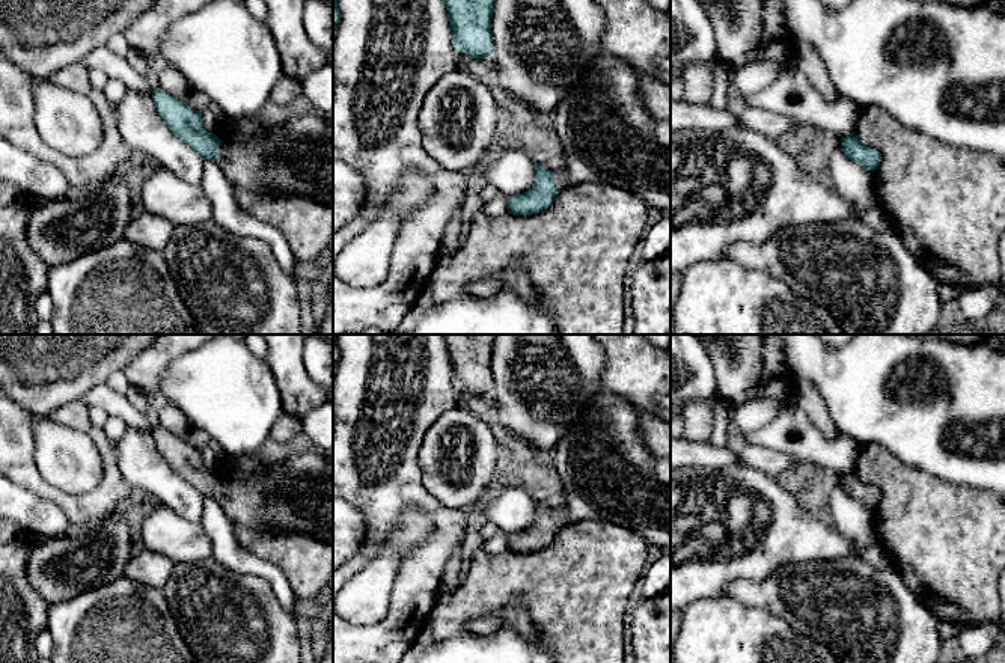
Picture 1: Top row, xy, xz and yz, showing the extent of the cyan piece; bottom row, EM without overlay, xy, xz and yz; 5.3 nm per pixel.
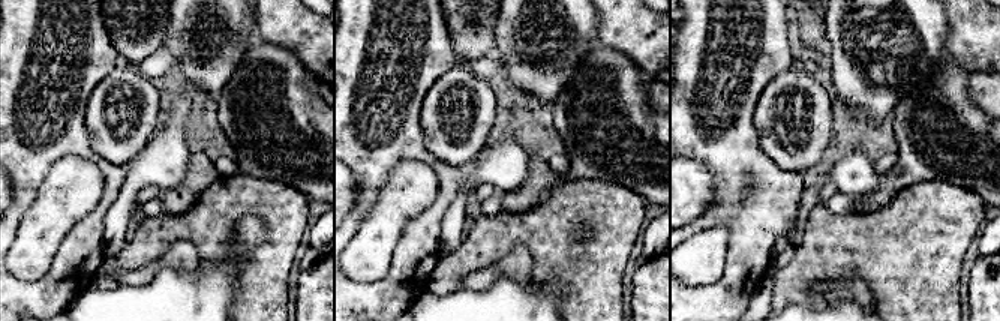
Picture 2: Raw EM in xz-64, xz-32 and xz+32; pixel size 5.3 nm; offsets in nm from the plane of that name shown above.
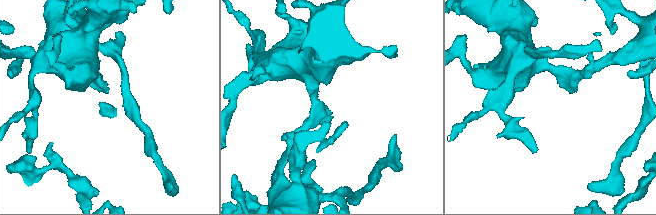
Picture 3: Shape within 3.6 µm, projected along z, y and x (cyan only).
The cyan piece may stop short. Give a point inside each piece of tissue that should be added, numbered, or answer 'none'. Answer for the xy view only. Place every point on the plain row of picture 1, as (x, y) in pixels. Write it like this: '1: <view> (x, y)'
1: xy (296, 494)

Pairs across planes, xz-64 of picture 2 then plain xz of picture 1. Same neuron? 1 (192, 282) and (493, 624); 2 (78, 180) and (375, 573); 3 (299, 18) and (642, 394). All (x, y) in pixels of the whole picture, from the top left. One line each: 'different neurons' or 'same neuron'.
1: different neurons
2: same neuron
3: same neuron

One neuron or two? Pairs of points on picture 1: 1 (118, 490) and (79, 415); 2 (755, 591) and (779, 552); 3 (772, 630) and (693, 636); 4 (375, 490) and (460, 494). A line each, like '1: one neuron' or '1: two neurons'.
1: one neuron
2: two neurons
3: one neuron
4: two neurons

